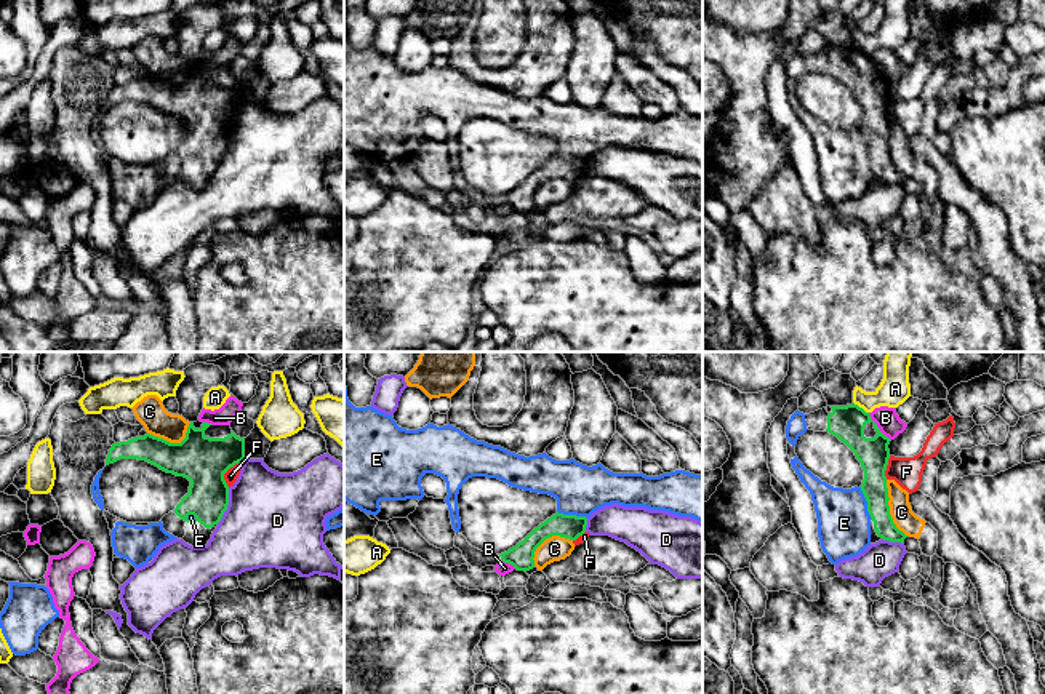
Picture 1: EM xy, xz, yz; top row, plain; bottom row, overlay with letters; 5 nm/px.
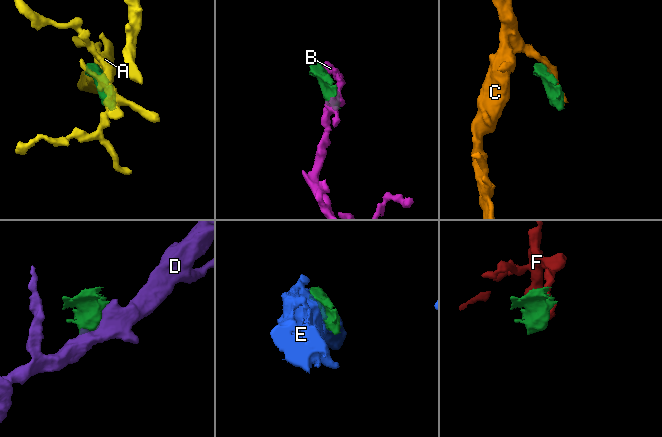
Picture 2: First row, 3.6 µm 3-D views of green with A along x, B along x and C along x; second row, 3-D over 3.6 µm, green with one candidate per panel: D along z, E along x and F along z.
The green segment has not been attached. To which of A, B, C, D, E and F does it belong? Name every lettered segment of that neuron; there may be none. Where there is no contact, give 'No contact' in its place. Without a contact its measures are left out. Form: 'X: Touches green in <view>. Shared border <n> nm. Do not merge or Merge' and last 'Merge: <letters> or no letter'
A: Touches green in yz. Shared border 100 nm. Do not merge
B: Touches green in yz. Shared border 180 nm. Do not merge
C: Touches green in yz. Shared border 300 nm. Do not merge
D: Touches green in xy. Shared border 200 nm. Do not merge
E: Touches green in yz. Shared border 170 nm. Merge
F: Touches green in xy. Shared border 180 nm. Do not merge
Merge: E

